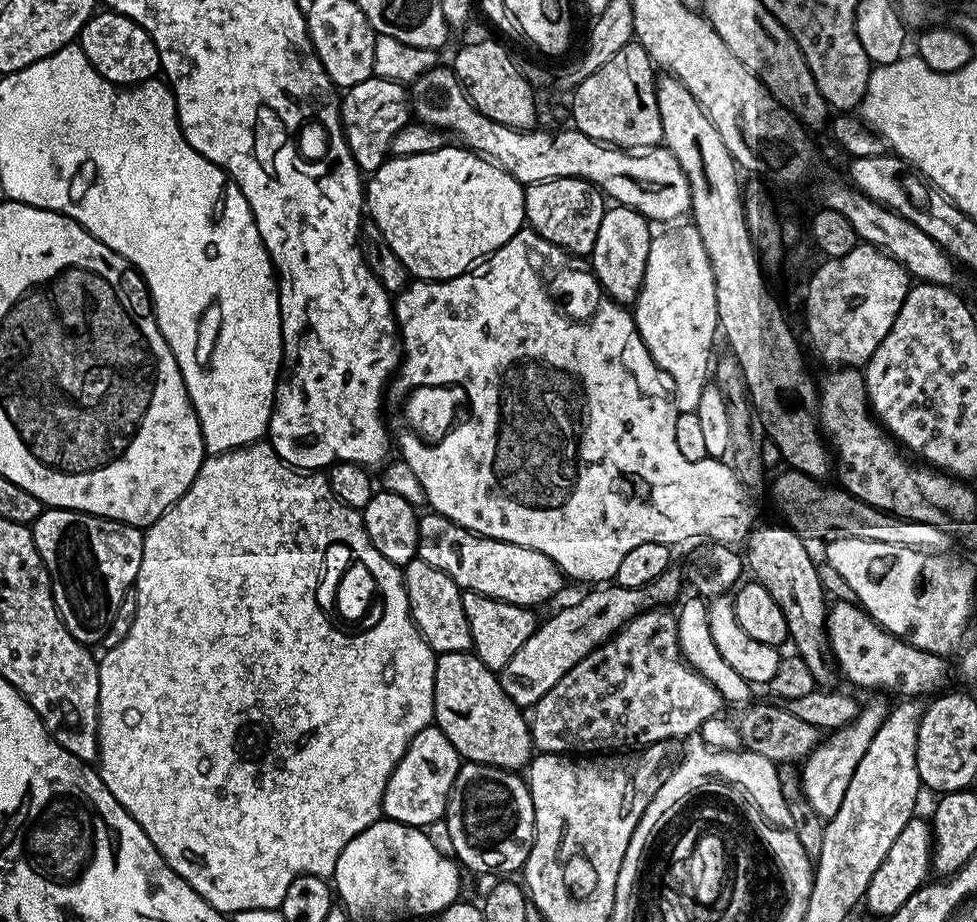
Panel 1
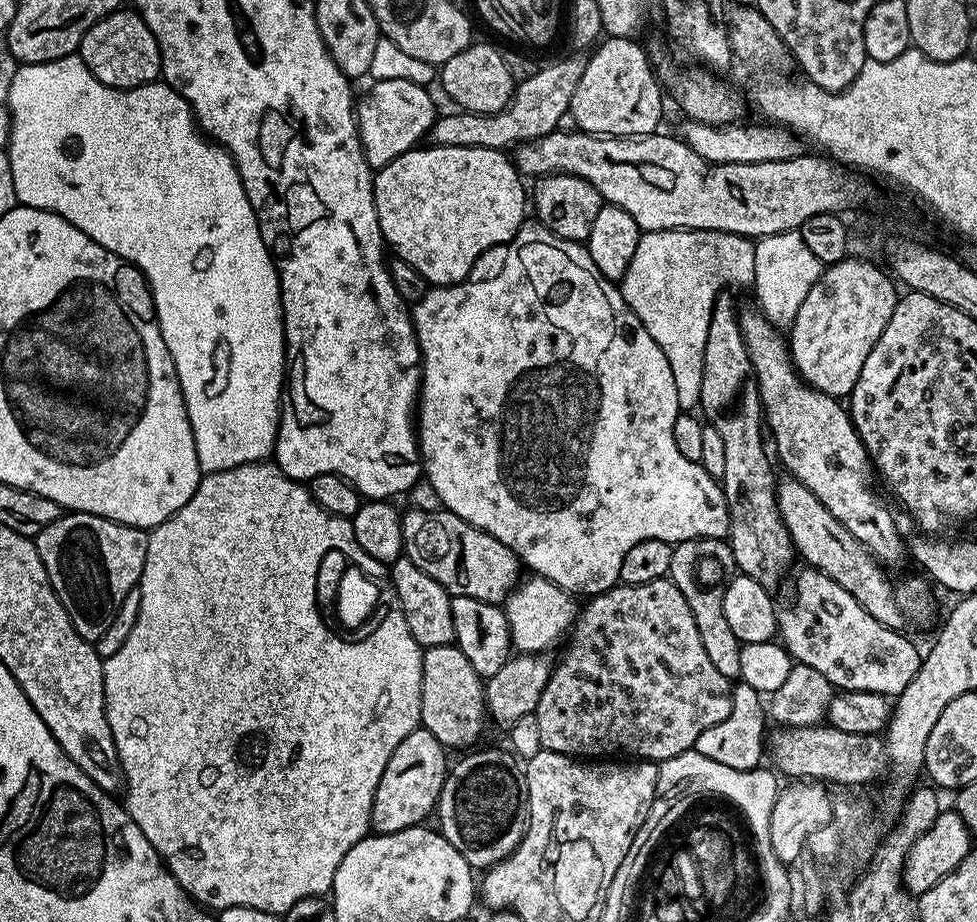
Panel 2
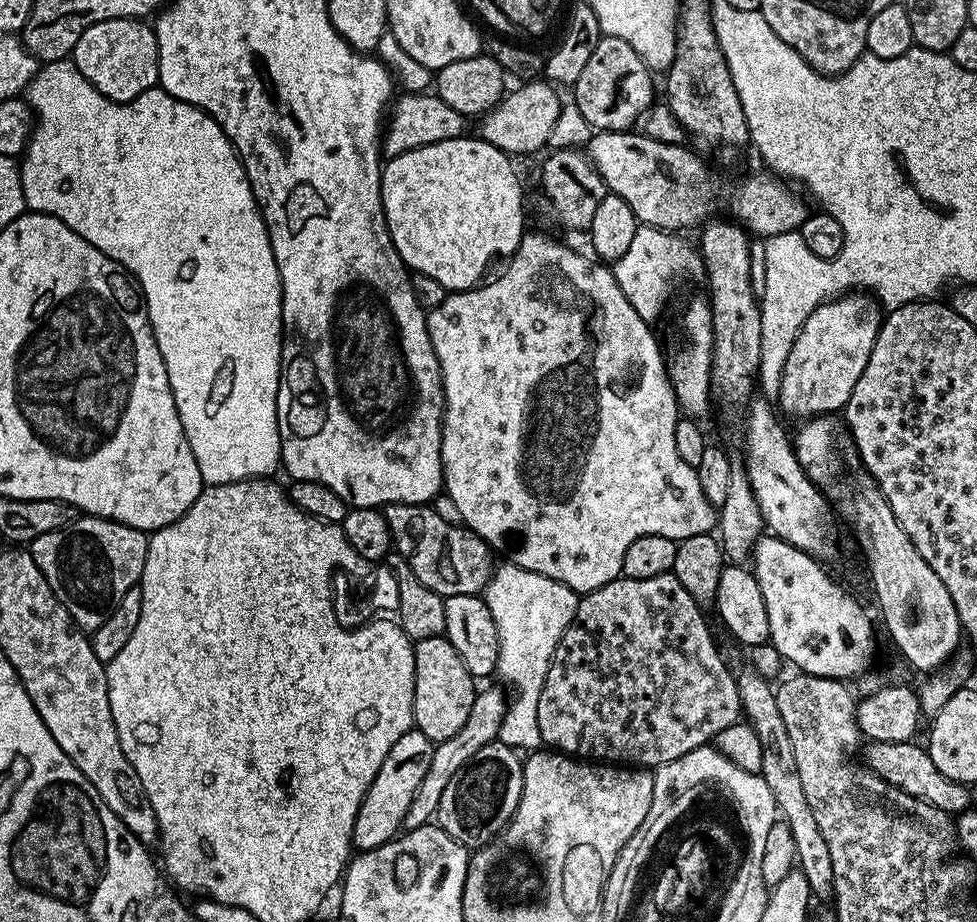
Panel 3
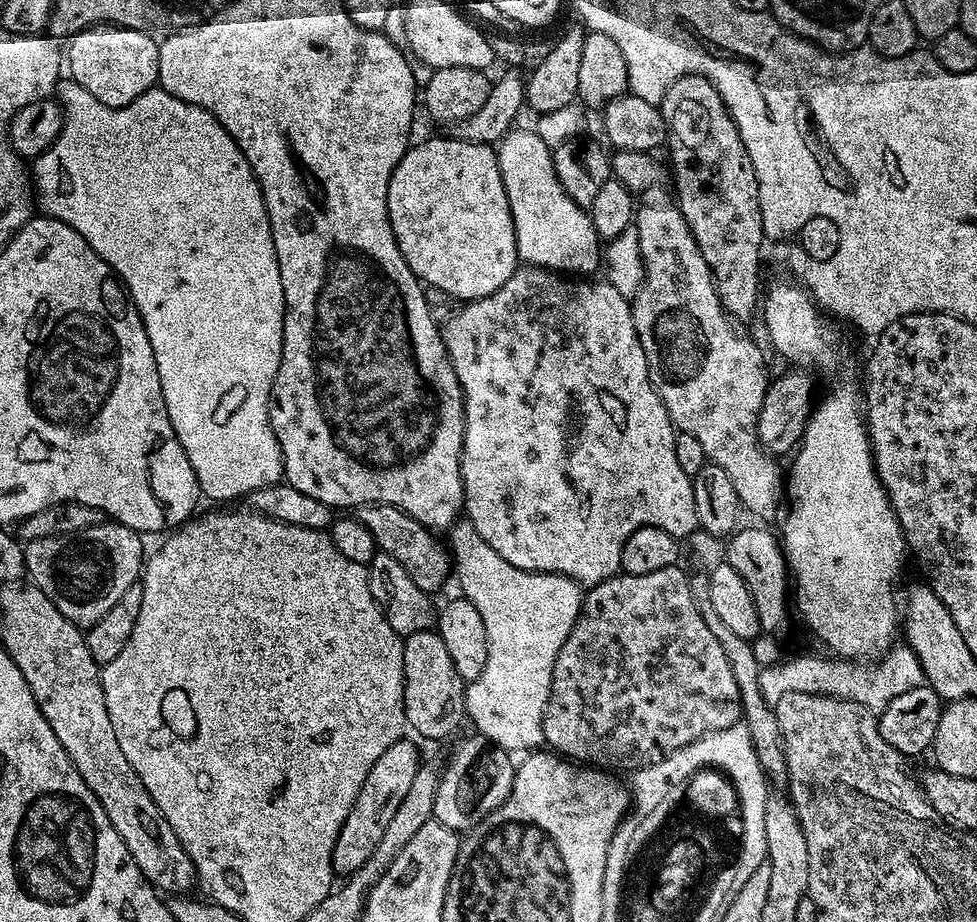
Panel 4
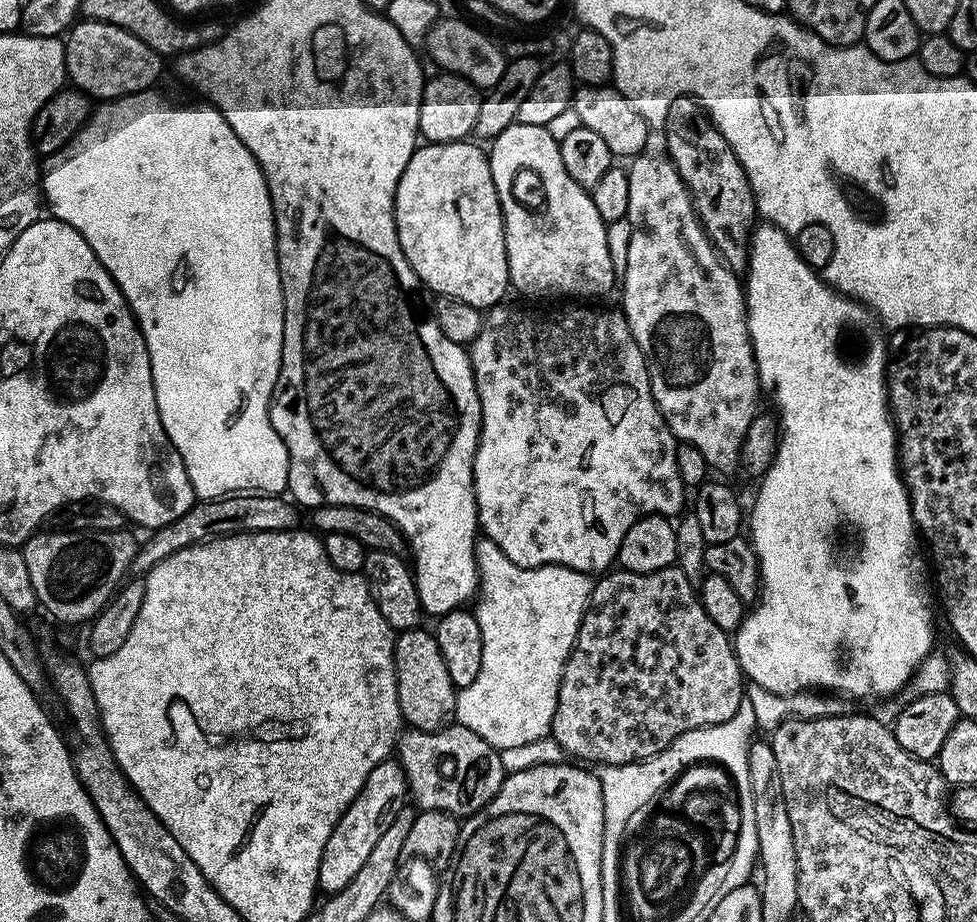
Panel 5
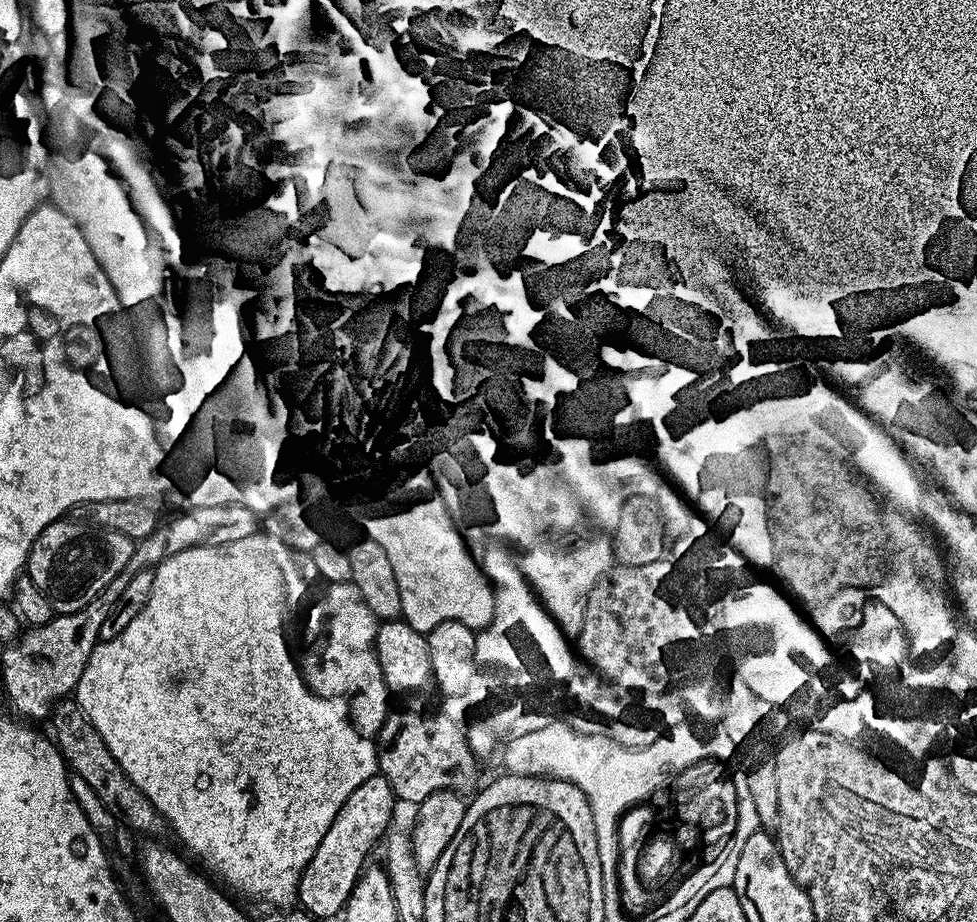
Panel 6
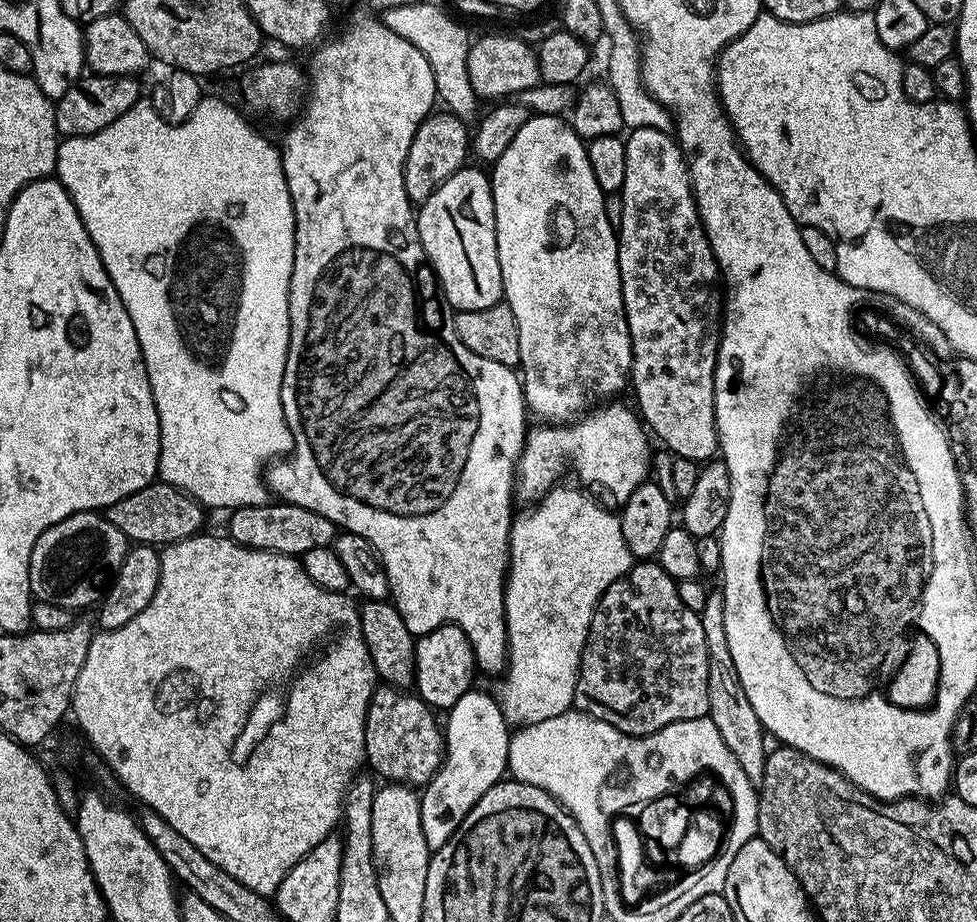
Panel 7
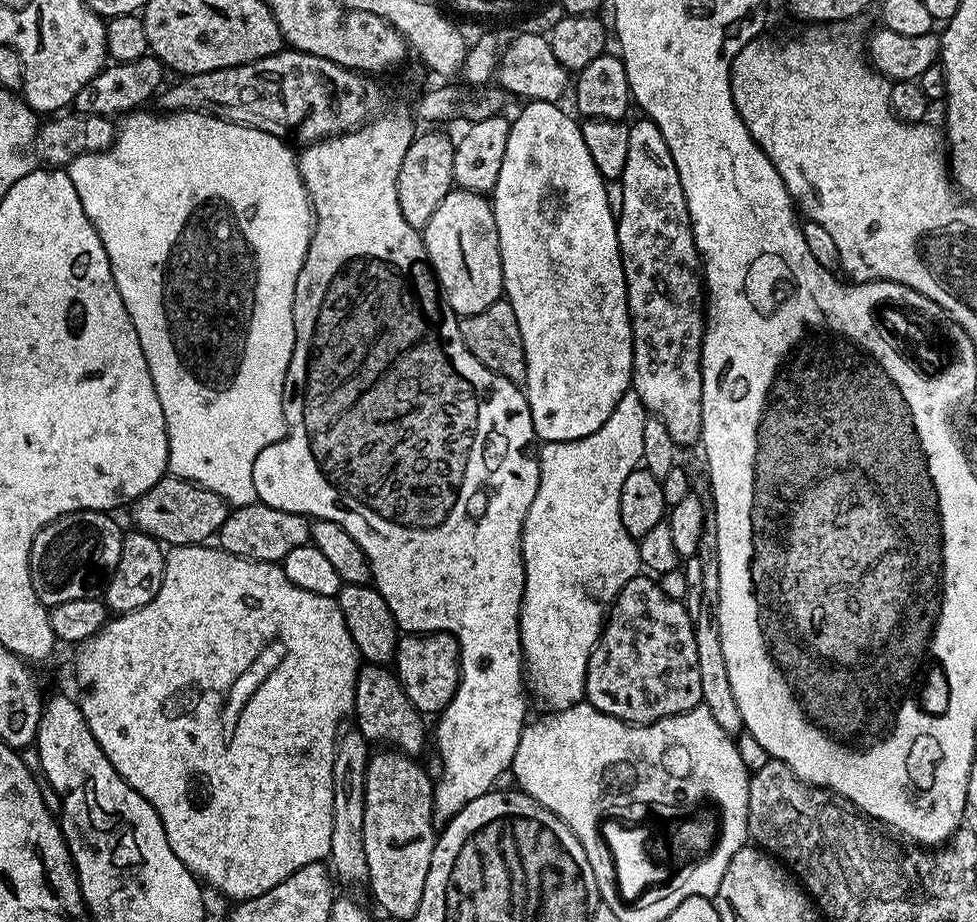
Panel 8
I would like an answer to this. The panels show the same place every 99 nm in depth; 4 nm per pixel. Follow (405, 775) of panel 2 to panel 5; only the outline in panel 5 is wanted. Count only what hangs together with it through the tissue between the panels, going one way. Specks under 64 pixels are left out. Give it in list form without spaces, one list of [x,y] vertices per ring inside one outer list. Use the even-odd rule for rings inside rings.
[[[386,759],[378,766],[374,766],[374,770],[370,770],[370,778],[366,778],[360,793],[352,799],[352,803],[334,826],[330,839],[326,842],[326,850],[322,850],[318,866],[321,893],[331,894],[342,890],[342,886],[348,885],[350,878],[354,878],[354,874],[362,870],[366,857],[374,850],[378,838],[386,834],[386,826],[390,826],[390,822],[394,822],[400,809],[405,807],[408,795],[408,780],[395,759]]]

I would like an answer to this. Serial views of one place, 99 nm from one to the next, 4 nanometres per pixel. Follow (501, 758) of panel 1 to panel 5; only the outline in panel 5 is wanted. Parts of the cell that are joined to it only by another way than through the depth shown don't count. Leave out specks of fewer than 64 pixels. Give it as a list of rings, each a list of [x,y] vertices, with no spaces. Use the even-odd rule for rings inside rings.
[[[419,627],[396,636],[394,666],[398,706],[405,725],[422,732],[435,732],[453,719],[458,708],[458,690],[452,685],[450,670],[446,670],[446,661],[442,659],[442,650],[438,650],[435,635],[424,631]]]

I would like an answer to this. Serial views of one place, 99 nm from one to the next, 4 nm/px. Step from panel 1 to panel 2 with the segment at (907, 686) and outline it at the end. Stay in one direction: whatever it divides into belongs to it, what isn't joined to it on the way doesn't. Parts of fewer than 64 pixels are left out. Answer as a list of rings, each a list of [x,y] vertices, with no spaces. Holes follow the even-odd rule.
[[[801,567],[796,576],[796,593],[788,605],[778,612],[778,636],[788,649],[793,661],[806,666],[814,666],[822,678],[832,684],[833,689],[841,692],[873,692],[879,696],[895,698],[918,674],[922,652],[919,652],[903,635],[903,631],[887,628],[878,618],[874,618],[855,600],[834,578],[822,574],[816,568]]]

